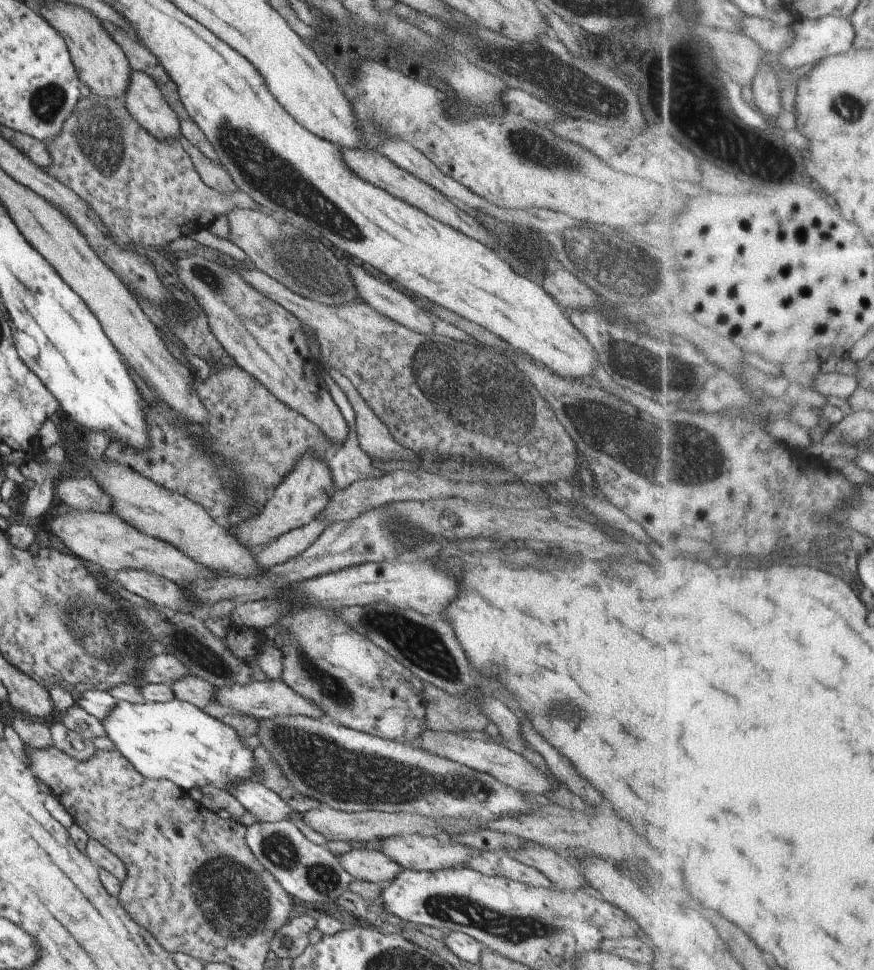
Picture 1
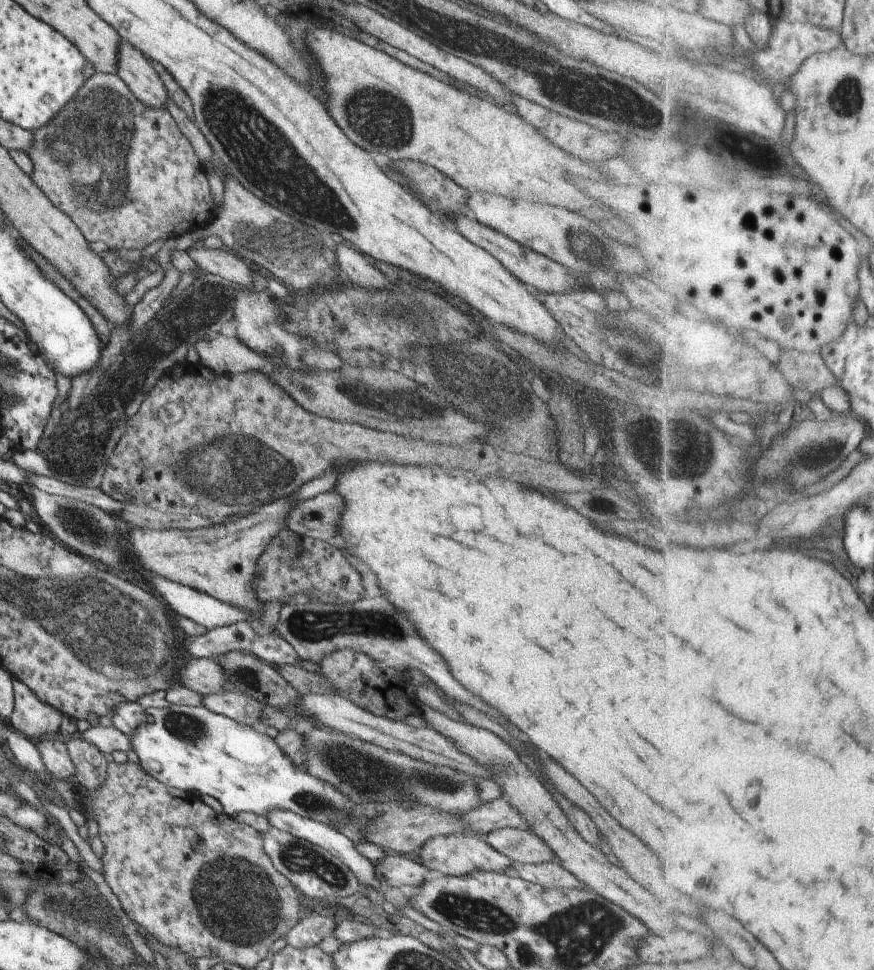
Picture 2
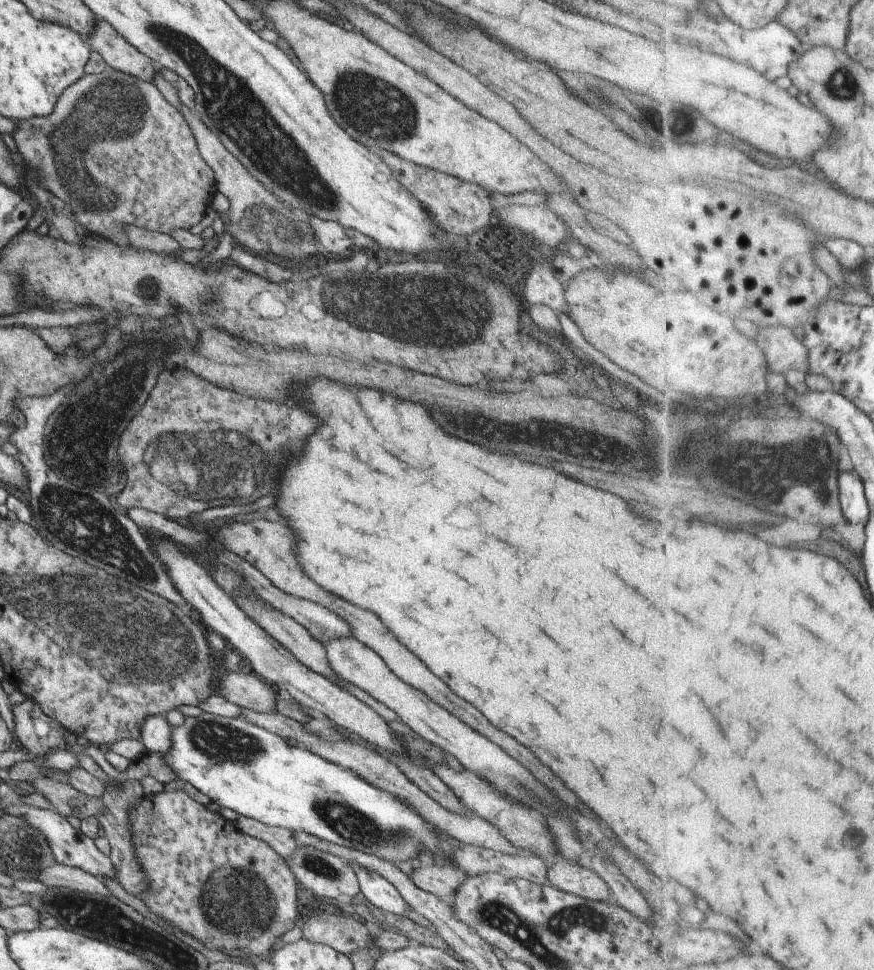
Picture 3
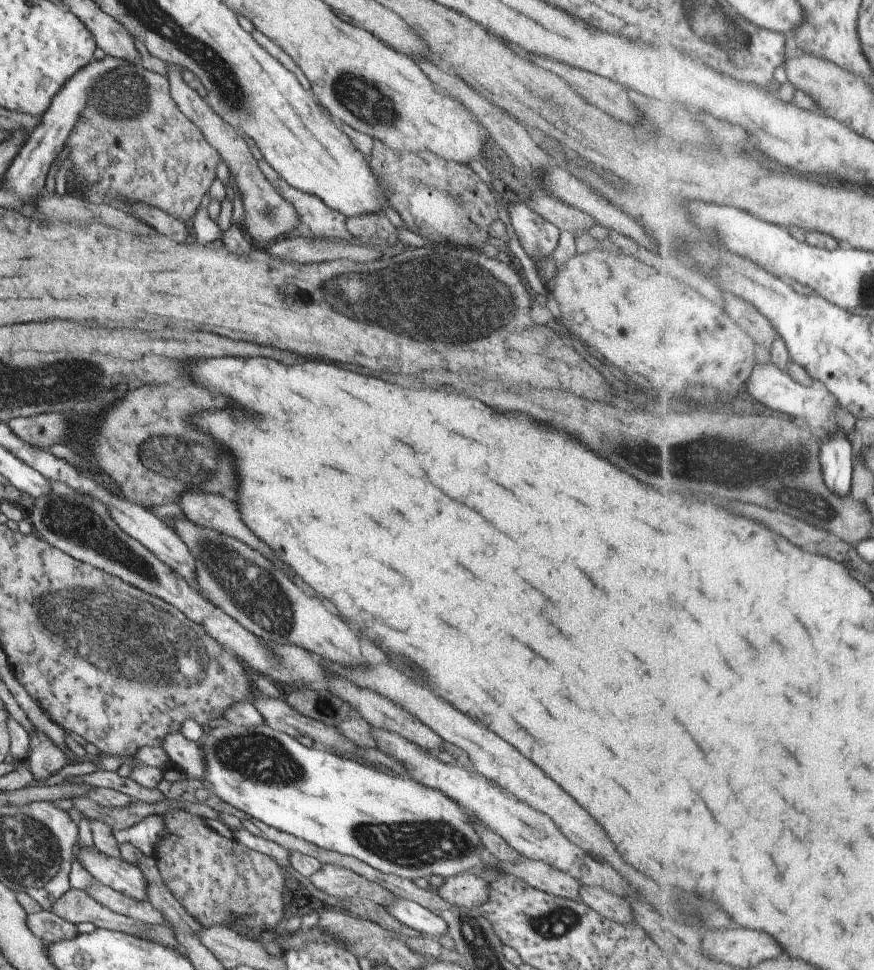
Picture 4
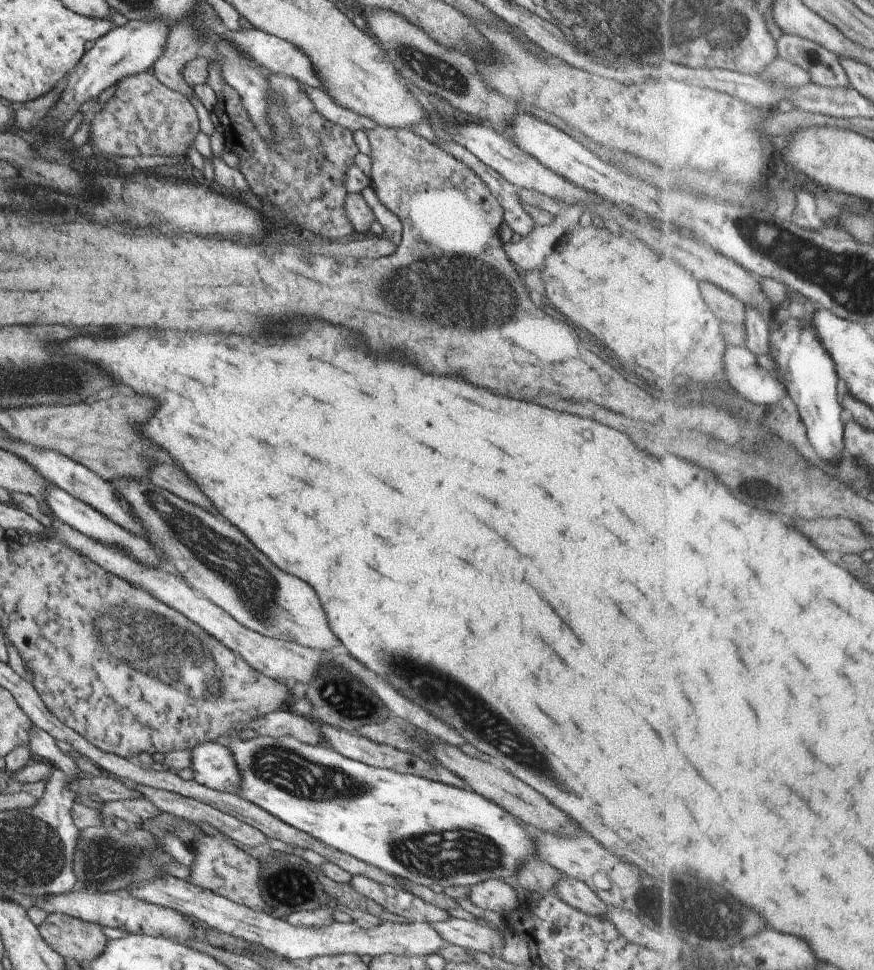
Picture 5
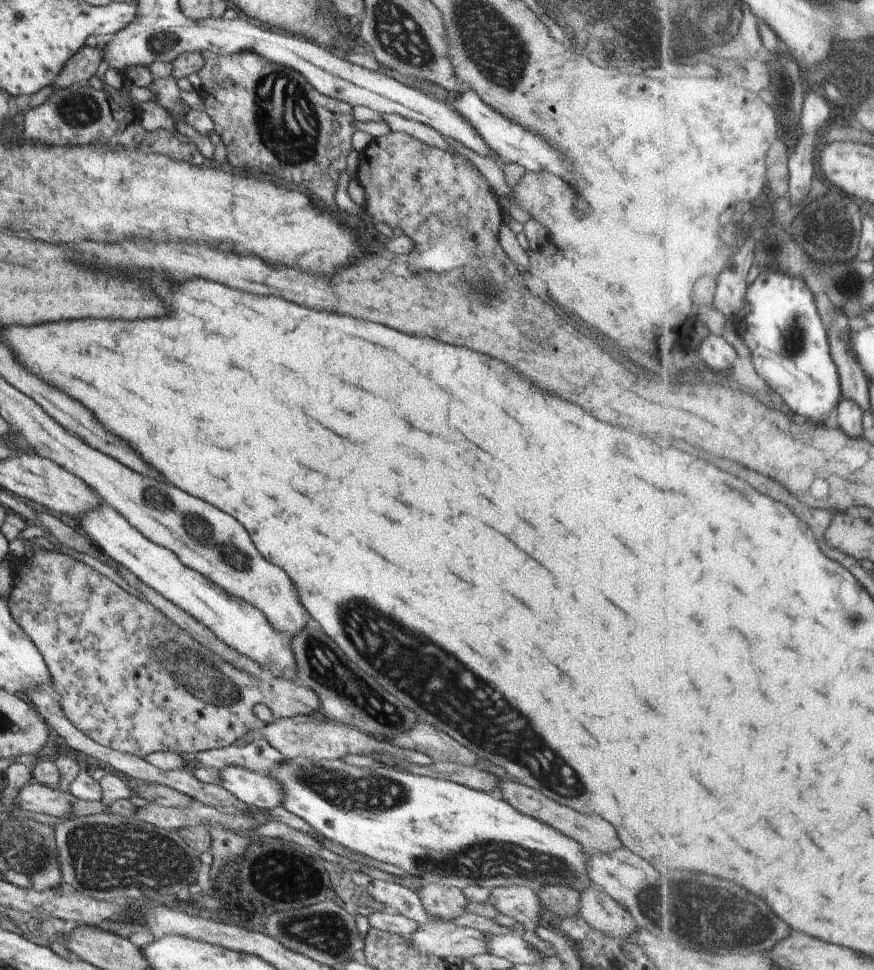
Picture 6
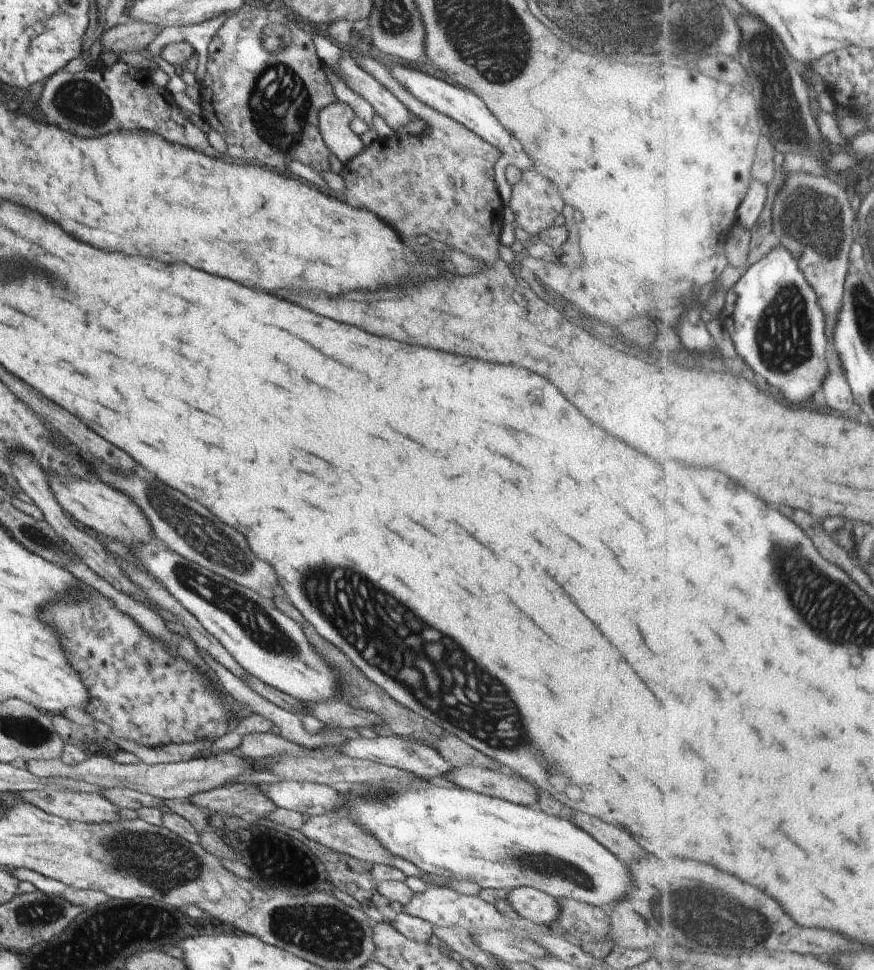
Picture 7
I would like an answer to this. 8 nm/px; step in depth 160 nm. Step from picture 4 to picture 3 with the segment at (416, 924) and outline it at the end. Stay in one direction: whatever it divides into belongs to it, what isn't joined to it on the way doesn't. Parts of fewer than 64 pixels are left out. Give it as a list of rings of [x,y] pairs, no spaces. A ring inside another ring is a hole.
[[[354,863],[349,864],[354,870],[360,891],[373,906],[402,917],[406,914],[406,910],[411,909],[387,880]]]

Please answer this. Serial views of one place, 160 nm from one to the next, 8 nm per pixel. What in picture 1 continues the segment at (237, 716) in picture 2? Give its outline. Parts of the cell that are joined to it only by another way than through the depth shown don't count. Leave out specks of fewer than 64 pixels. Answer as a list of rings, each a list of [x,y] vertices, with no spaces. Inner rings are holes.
[[[187,675],[169,686],[172,688],[175,699],[187,701],[200,709],[213,703],[216,696],[216,688],[212,684],[193,675]]]

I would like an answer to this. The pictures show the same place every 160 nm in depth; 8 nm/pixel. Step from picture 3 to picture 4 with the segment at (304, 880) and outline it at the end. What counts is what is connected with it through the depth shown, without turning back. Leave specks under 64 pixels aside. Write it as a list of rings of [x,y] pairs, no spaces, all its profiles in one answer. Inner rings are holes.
[[[321,864],[321,869],[312,874],[310,882],[323,892],[336,896],[346,903],[349,898],[373,900],[383,907],[396,902],[396,896],[374,882],[365,880],[352,870],[330,864]]]

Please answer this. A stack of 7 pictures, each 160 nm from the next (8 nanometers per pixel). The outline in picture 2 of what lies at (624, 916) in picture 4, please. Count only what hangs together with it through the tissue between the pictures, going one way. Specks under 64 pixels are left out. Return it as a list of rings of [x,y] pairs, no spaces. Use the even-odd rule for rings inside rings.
[[[512,862],[510,874],[550,889],[581,889],[583,883],[565,870],[559,862],[521,864]]]

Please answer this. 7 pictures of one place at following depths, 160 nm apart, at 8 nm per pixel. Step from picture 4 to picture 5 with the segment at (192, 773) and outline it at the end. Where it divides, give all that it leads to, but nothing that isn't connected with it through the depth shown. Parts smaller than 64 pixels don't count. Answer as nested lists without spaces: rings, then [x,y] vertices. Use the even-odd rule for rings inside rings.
[[[205,741],[190,751],[193,780],[219,792],[240,794],[240,774],[227,747],[215,741]]]

